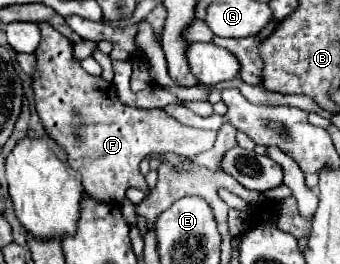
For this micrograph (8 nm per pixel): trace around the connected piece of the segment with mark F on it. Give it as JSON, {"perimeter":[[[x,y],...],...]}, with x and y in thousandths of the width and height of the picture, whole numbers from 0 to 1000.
{"perimeter":[[[112,87],[112,102],[124,125],[124,148],[118,148],[112,186],[100,193],[106,254],[100,254],[100,284],[94,284],[106,420],[135,481],[135,504],[194,564],[206,633],[241,663],[241,708],[247,708],[247,723],[271,731],[271,746],[294,746],[294,761],[353,769],[359,739],[371,739],[371,716],[382,716],[382,708],[435,723],[424,663],[412,655],[412,633],[406,633],[412,610],[435,580],[518,580],[535,595],[571,595],[582,580],[612,572],[629,549],[635,496],[541,481],[518,451],[494,443],[476,413],[435,420],[435,413],[365,398],[347,375],[329,314],[318,314],[300,292],[276,292],[241,261],[235,231],[218,216],[212,163],[188,133],[176,133],[141,87]]]}

